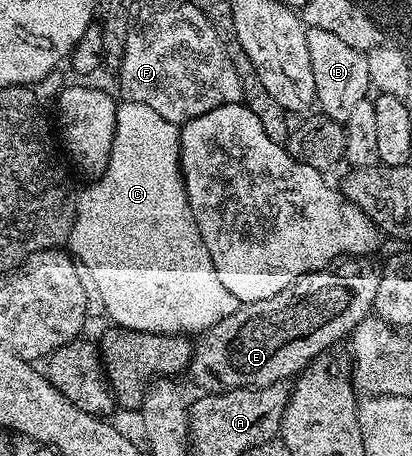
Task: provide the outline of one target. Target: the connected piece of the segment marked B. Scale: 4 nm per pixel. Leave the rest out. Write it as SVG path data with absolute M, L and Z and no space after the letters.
M307 27L308 62L312 62L312 78L316 82L314 99L321 115L344 122L355 105L368 96L372 85L368 74L366 52L353 49L331 31Z

